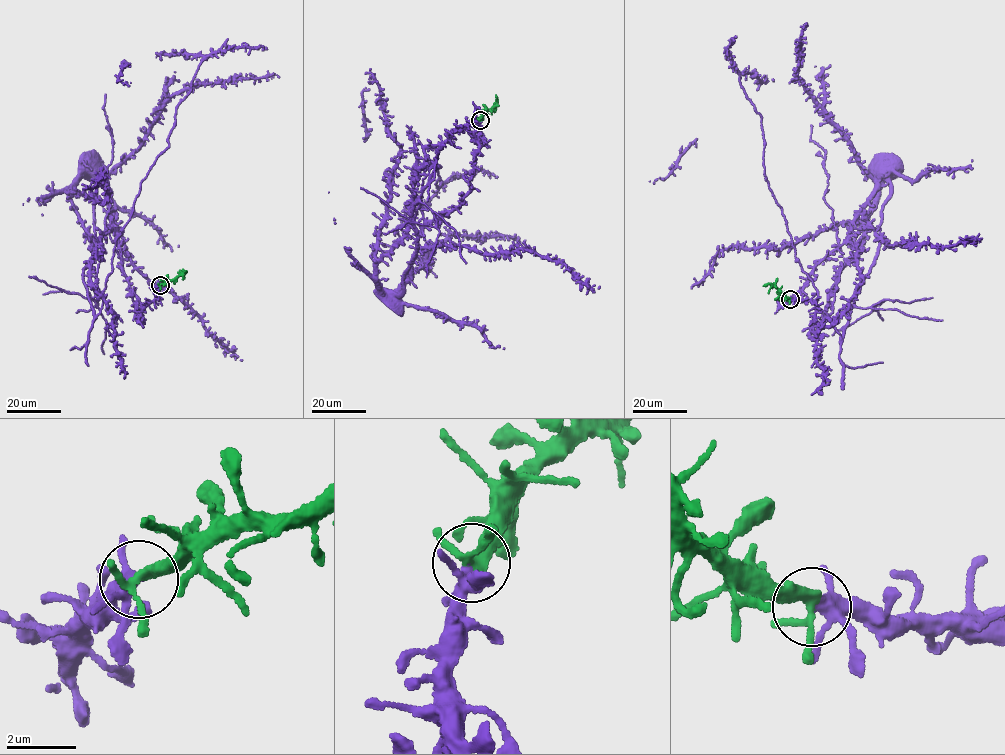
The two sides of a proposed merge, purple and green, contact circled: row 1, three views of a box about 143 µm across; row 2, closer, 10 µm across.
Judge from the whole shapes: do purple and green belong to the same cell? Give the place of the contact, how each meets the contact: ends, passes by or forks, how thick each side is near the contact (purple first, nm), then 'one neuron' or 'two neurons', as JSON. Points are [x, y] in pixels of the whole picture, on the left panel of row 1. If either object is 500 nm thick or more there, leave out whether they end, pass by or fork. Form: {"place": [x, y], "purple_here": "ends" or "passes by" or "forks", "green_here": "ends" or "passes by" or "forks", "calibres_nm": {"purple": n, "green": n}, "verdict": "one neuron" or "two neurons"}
{"place": [160, 285], "purple_here": "forks", "green_here": "forks", "calibres_nm": {"purple": 280, "green": 240}, "verdict": "one neuron"}

